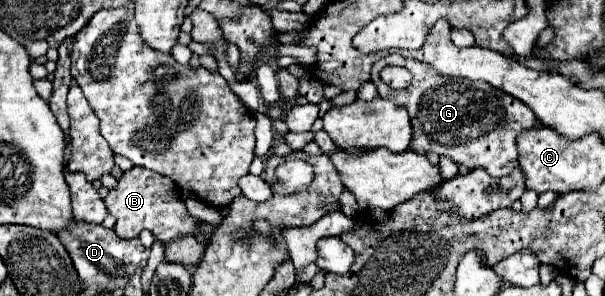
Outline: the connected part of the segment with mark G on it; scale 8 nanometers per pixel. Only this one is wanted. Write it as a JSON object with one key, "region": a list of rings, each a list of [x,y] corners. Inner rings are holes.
{"region":[[[398,53],[382,57],[372,67],[372,83],[376,85],[380,97],[388,97],[396,105],[402,105],[412,121],[414,137],[412,151],[428,153],[434,151],[438,155],[452,157],[458,165],[466,165],[468,169],[484,167],[494,177],[510,175],[512,169],[518,167],[518,149],[516,135],[524,129],[540,127],[540,121],[520,99],[484,83],[470,81],[464,77],[448,77],[432,71],[426,63],[416,59],[406,59]],[[388,65],[406,67],[414,79],[406,89],[392,89],[380,79],[380,71]]]}

